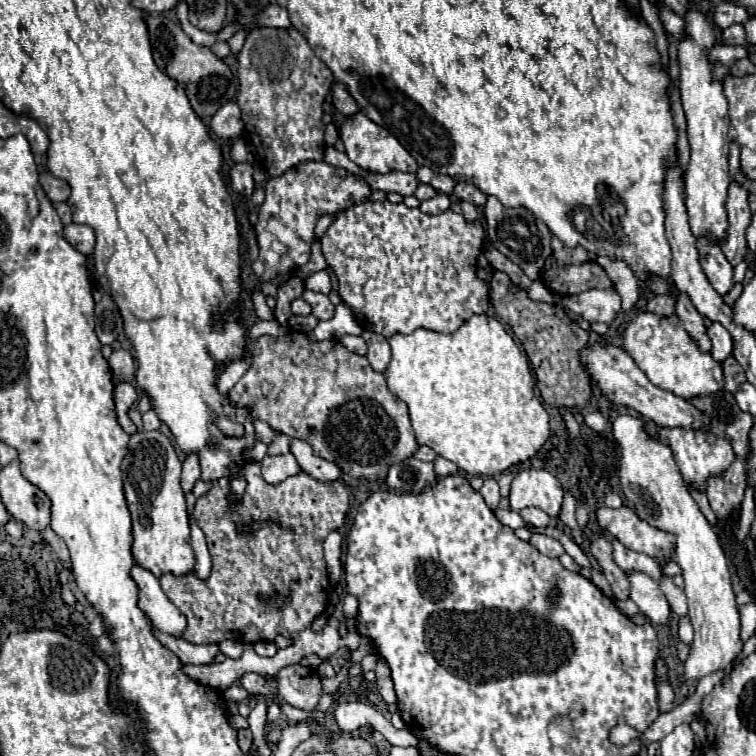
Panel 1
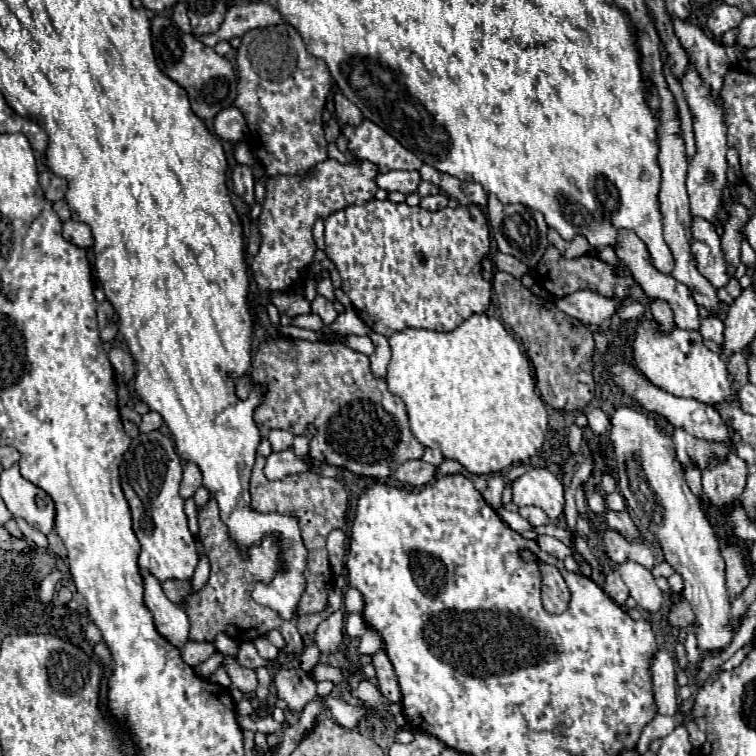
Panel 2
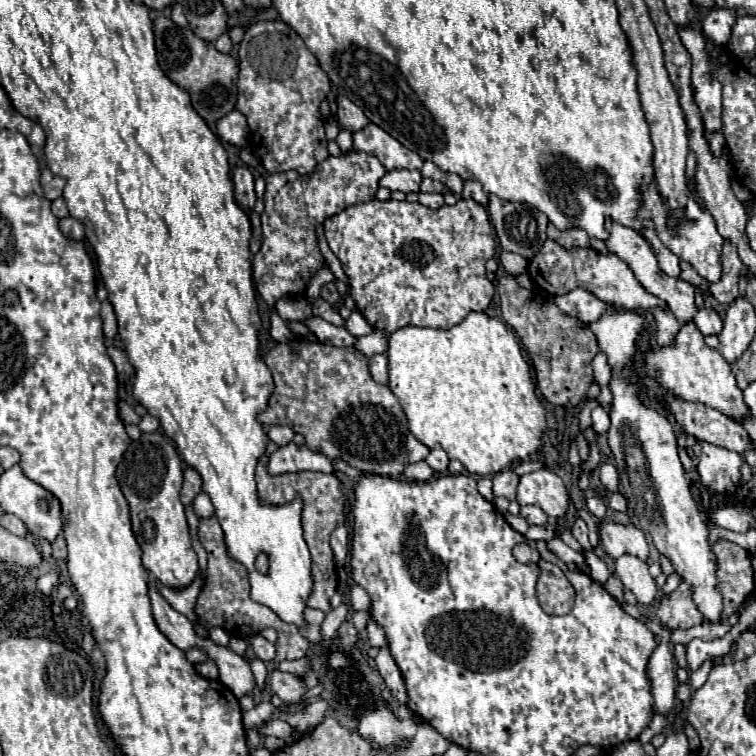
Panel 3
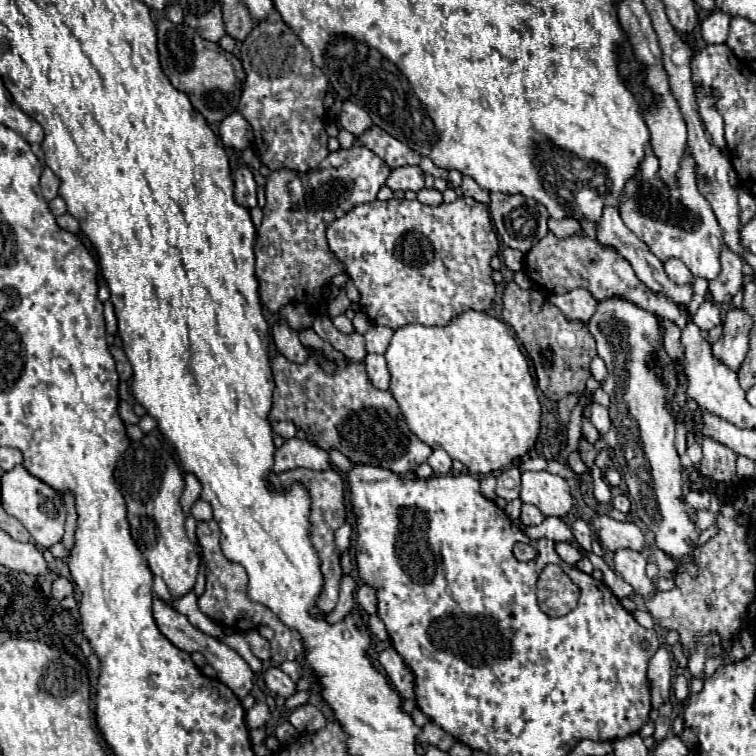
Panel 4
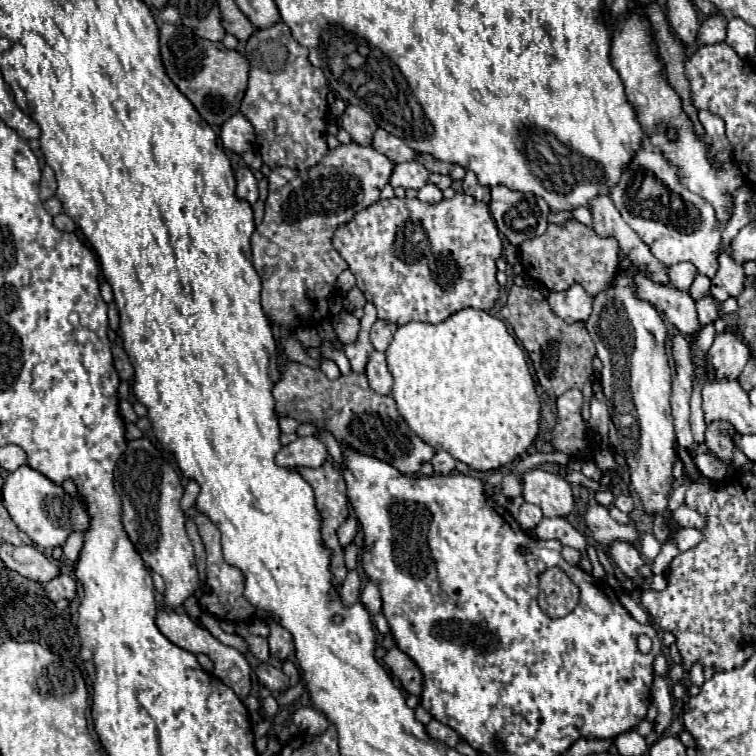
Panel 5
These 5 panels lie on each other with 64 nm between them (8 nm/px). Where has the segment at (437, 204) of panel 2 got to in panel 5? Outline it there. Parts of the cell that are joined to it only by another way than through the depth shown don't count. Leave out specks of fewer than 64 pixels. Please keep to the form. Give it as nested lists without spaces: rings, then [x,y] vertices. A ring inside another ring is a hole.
[[[424,184],[420,190],[418,190],[418,200],[422,202],[428,202],[428,204],[436,204],[438,200],[442,200],[442,190],[434,184]]]

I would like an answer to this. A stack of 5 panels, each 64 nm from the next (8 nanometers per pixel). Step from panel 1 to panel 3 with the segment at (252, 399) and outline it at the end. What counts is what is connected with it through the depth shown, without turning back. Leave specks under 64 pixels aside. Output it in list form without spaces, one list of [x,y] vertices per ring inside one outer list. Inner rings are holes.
[[[300,340],[294,344],[276,344],[264,356],[264,360],[276,384],[266,412],[260,414],[260,422],[264,426],[286,424],[294,428],[294,432],[302,434],[306,438],[306,446],[314,448],[314,452],[322,452],[330,460],[342,458],[360,472],[378,472],[390,478],[400,478],[406,464],[420,462],[428,456],[430,448],[416,440],[416,436],[408,430],[408,422],[398,398],[388,386],[372,380],[368,372],[368,358],[356,348],[336,348],[330,344],[312,344]]]

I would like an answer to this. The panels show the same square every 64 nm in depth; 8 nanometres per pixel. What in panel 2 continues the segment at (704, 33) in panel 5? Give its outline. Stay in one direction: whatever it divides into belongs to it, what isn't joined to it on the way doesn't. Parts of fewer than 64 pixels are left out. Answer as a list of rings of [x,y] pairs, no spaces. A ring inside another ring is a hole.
[[[718,4],[712,14],[708,16],[708,32],[716,38],[724,36],[724,32],[732,30],[738,26],[738,20],[742,20],[744,14],[736,8],[736,6],[728,6],[728,4]]]

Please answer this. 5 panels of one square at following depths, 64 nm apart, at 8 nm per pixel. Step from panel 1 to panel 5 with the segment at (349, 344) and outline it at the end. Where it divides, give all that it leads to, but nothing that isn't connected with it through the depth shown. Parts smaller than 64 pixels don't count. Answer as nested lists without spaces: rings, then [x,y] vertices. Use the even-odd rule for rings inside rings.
[[[376,320],[374,326],[372,326],[372,332],[370,332],[370,340],[372,340],[374,348],[384,352],[388,348],[388,344],[392,342],[396,328],[398,328],[398,324],[392,324],[392,322],[386,322],[386,320]]]

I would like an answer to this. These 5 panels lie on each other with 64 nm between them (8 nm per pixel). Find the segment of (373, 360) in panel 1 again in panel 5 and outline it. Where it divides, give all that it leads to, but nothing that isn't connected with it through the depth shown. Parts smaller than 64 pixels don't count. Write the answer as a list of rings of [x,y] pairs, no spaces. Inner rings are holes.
[[[372,352],[368,366],[366,366],[366,376],[370,382],[370,388],[382,396],[388,396],[392,392],[392,374],[386,368],[386,356],[384,352]]]

